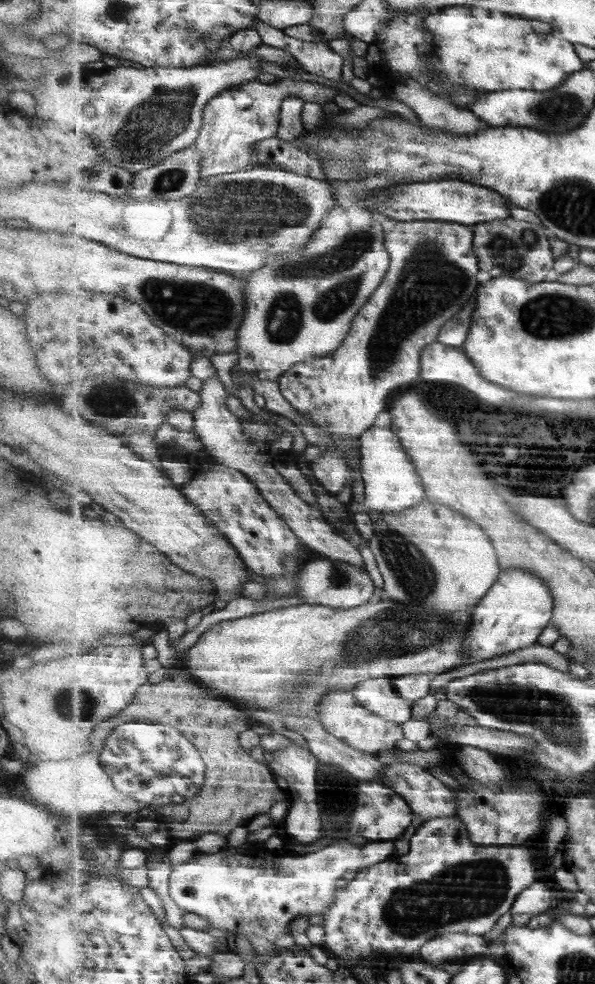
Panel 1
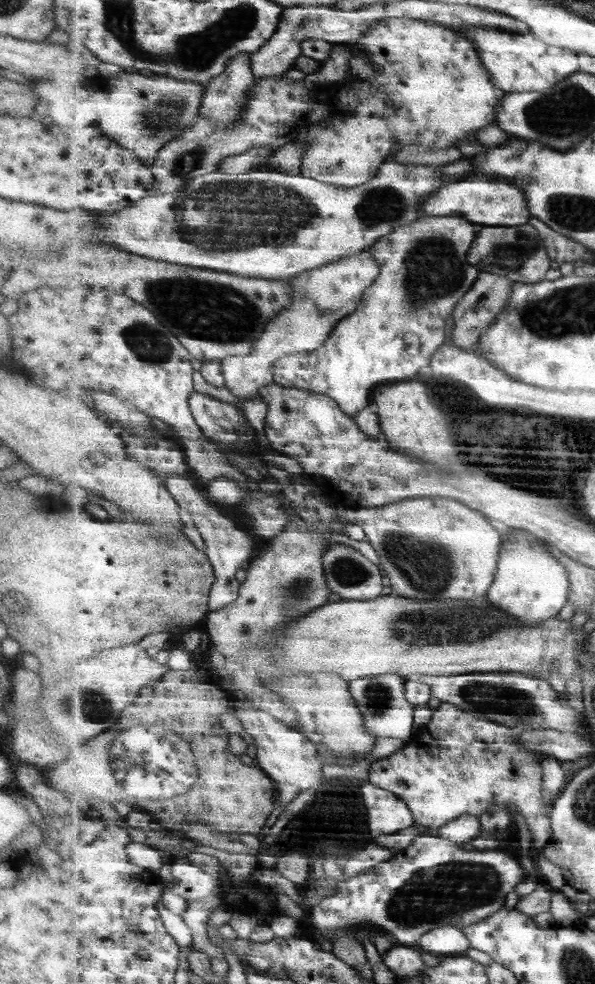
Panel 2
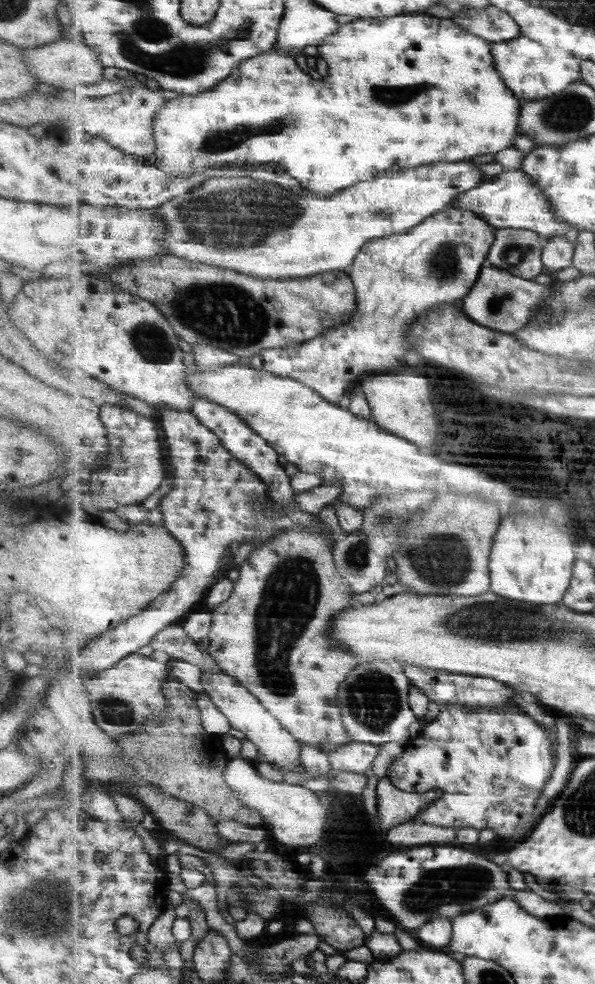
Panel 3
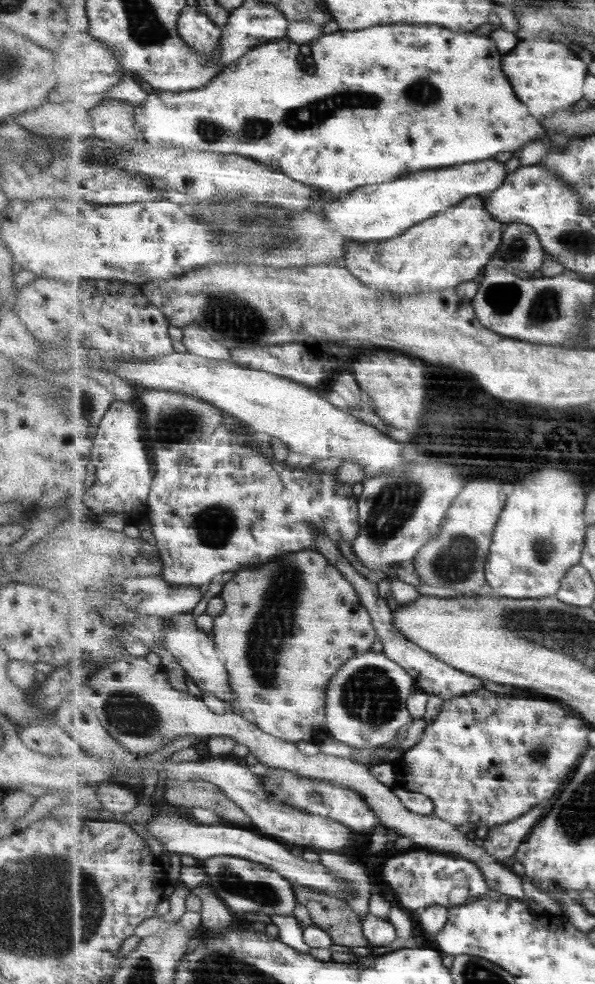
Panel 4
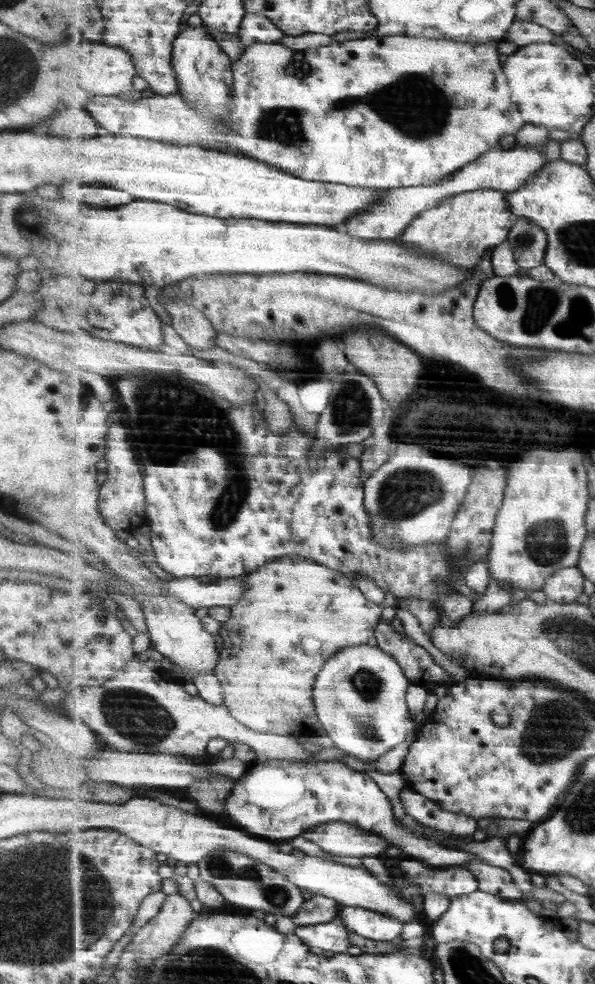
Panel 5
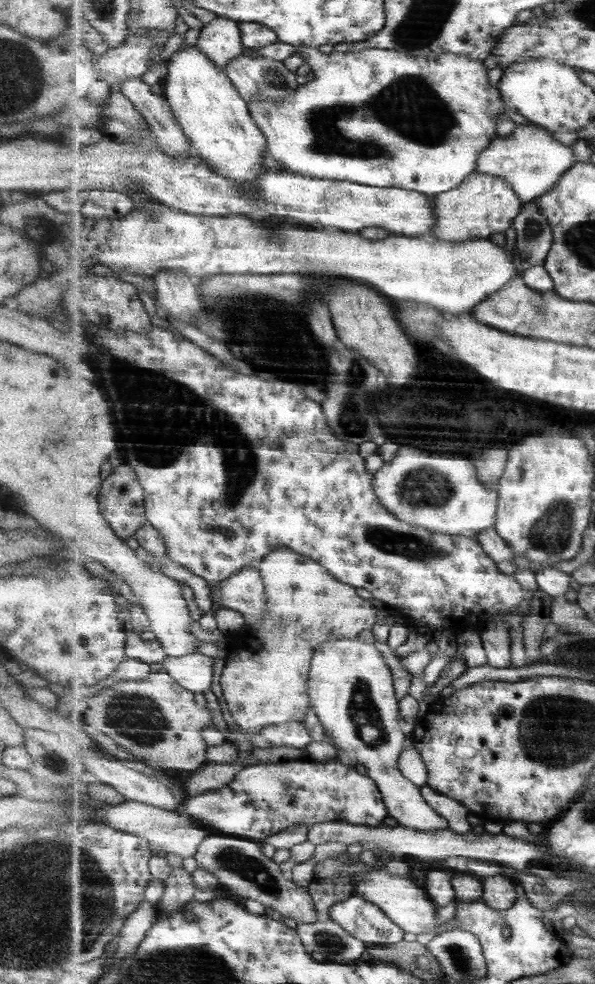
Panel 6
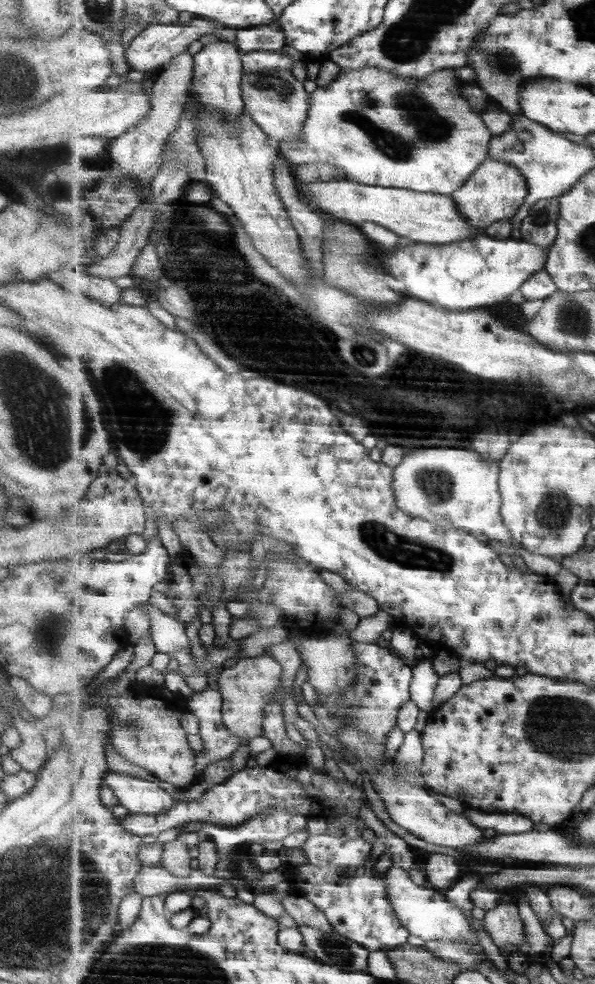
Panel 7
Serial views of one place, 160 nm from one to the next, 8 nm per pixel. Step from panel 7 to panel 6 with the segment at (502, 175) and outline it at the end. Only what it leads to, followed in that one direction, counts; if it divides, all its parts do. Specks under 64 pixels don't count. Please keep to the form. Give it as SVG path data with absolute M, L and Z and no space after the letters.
M475 171L457 188L435 196L436 221L431 232L443 242L467 242L490 239L493 234L506 232L514 226L514 220L524 206L514 188L499 176Z

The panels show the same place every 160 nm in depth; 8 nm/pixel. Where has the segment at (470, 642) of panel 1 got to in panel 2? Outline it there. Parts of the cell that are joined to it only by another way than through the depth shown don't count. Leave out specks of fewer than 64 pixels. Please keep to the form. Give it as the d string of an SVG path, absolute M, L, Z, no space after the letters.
M521 529L510 530L504 538L495 582L487 597L489 601L515 617L522 626L536 626L558 616L570 599L570 576L561 560L554 557L554 548L547 542Z

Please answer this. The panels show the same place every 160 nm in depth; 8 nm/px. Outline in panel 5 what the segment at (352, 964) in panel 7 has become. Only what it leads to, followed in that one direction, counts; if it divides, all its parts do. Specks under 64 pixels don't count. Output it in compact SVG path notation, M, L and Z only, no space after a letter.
M336 921L313 926L297 926L293 933L309 948L319 948L335 955L347 953L347 948L353 946L354 943L345 925Z

